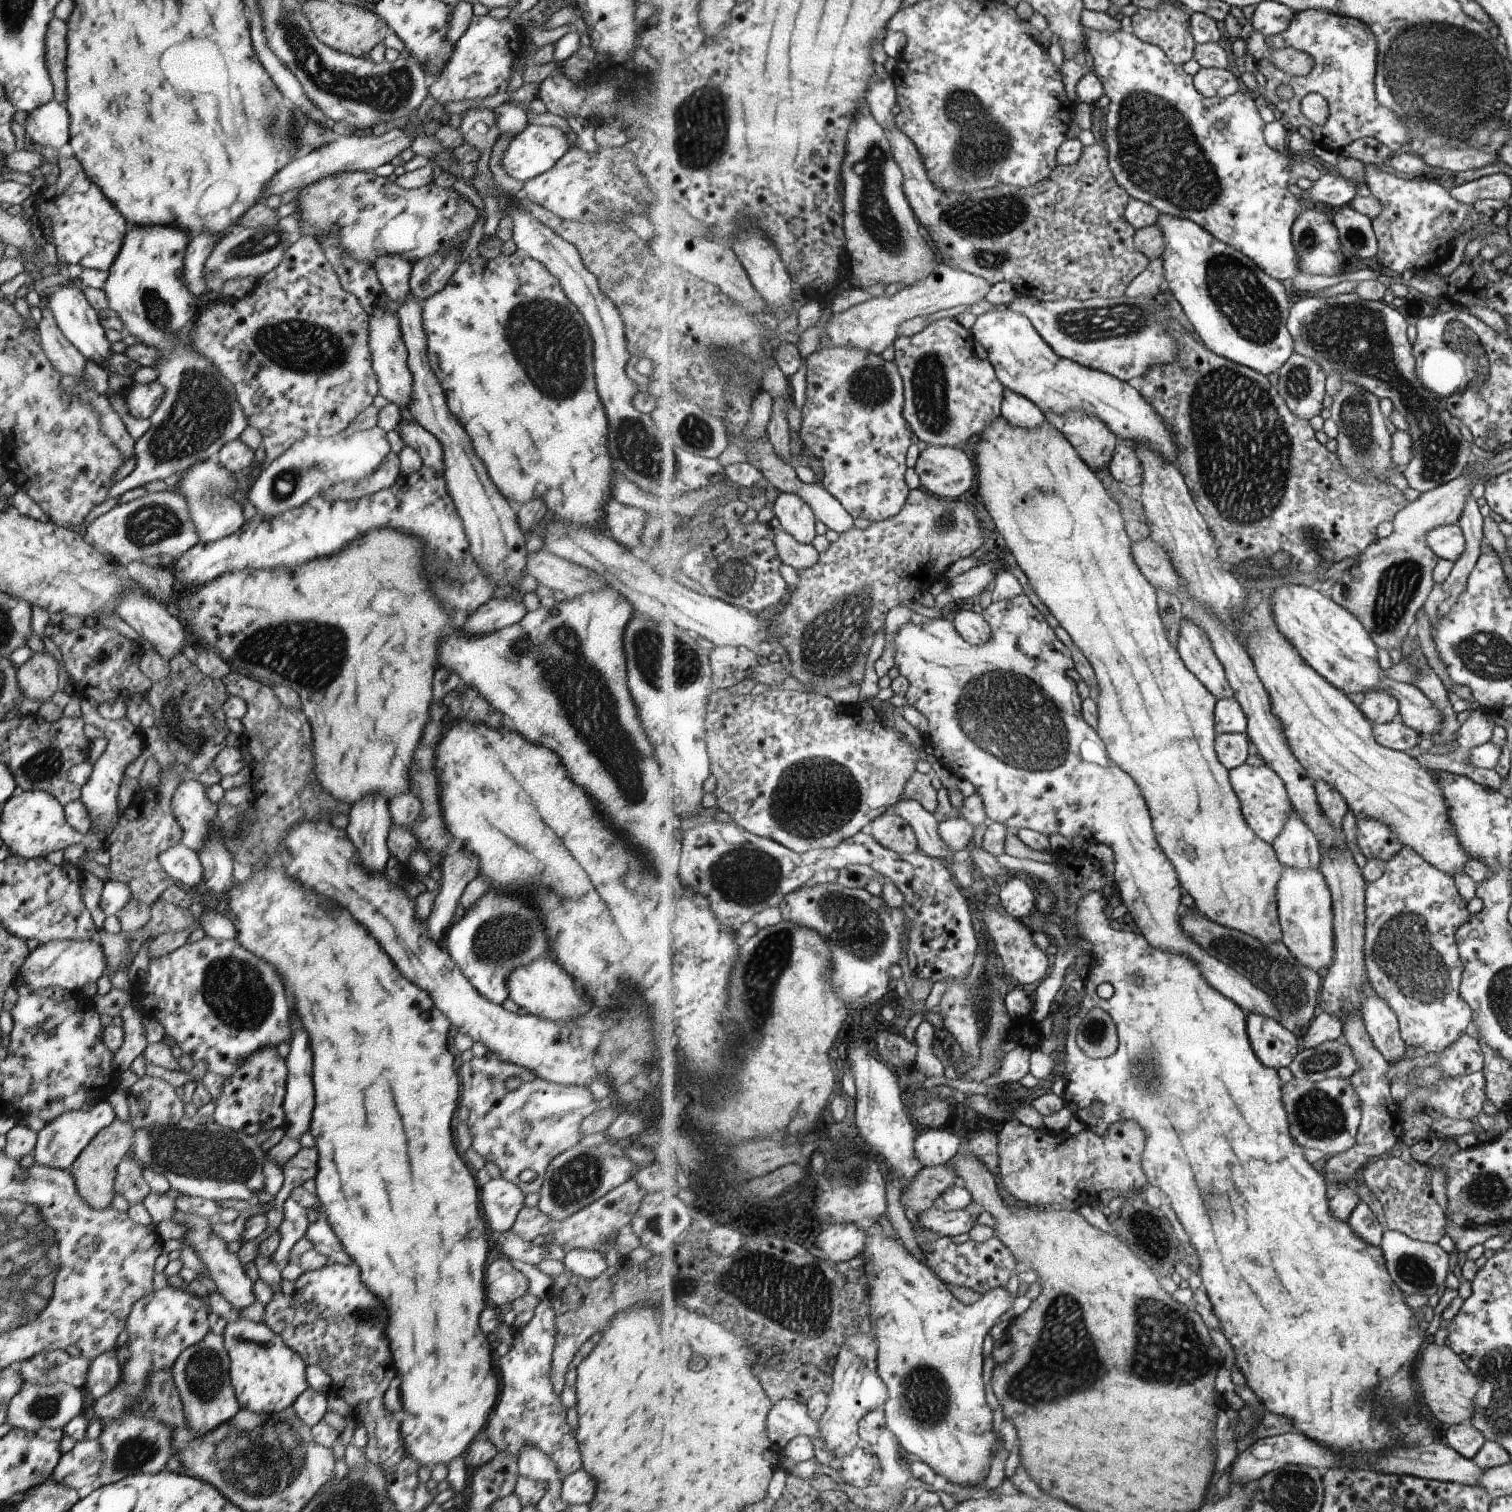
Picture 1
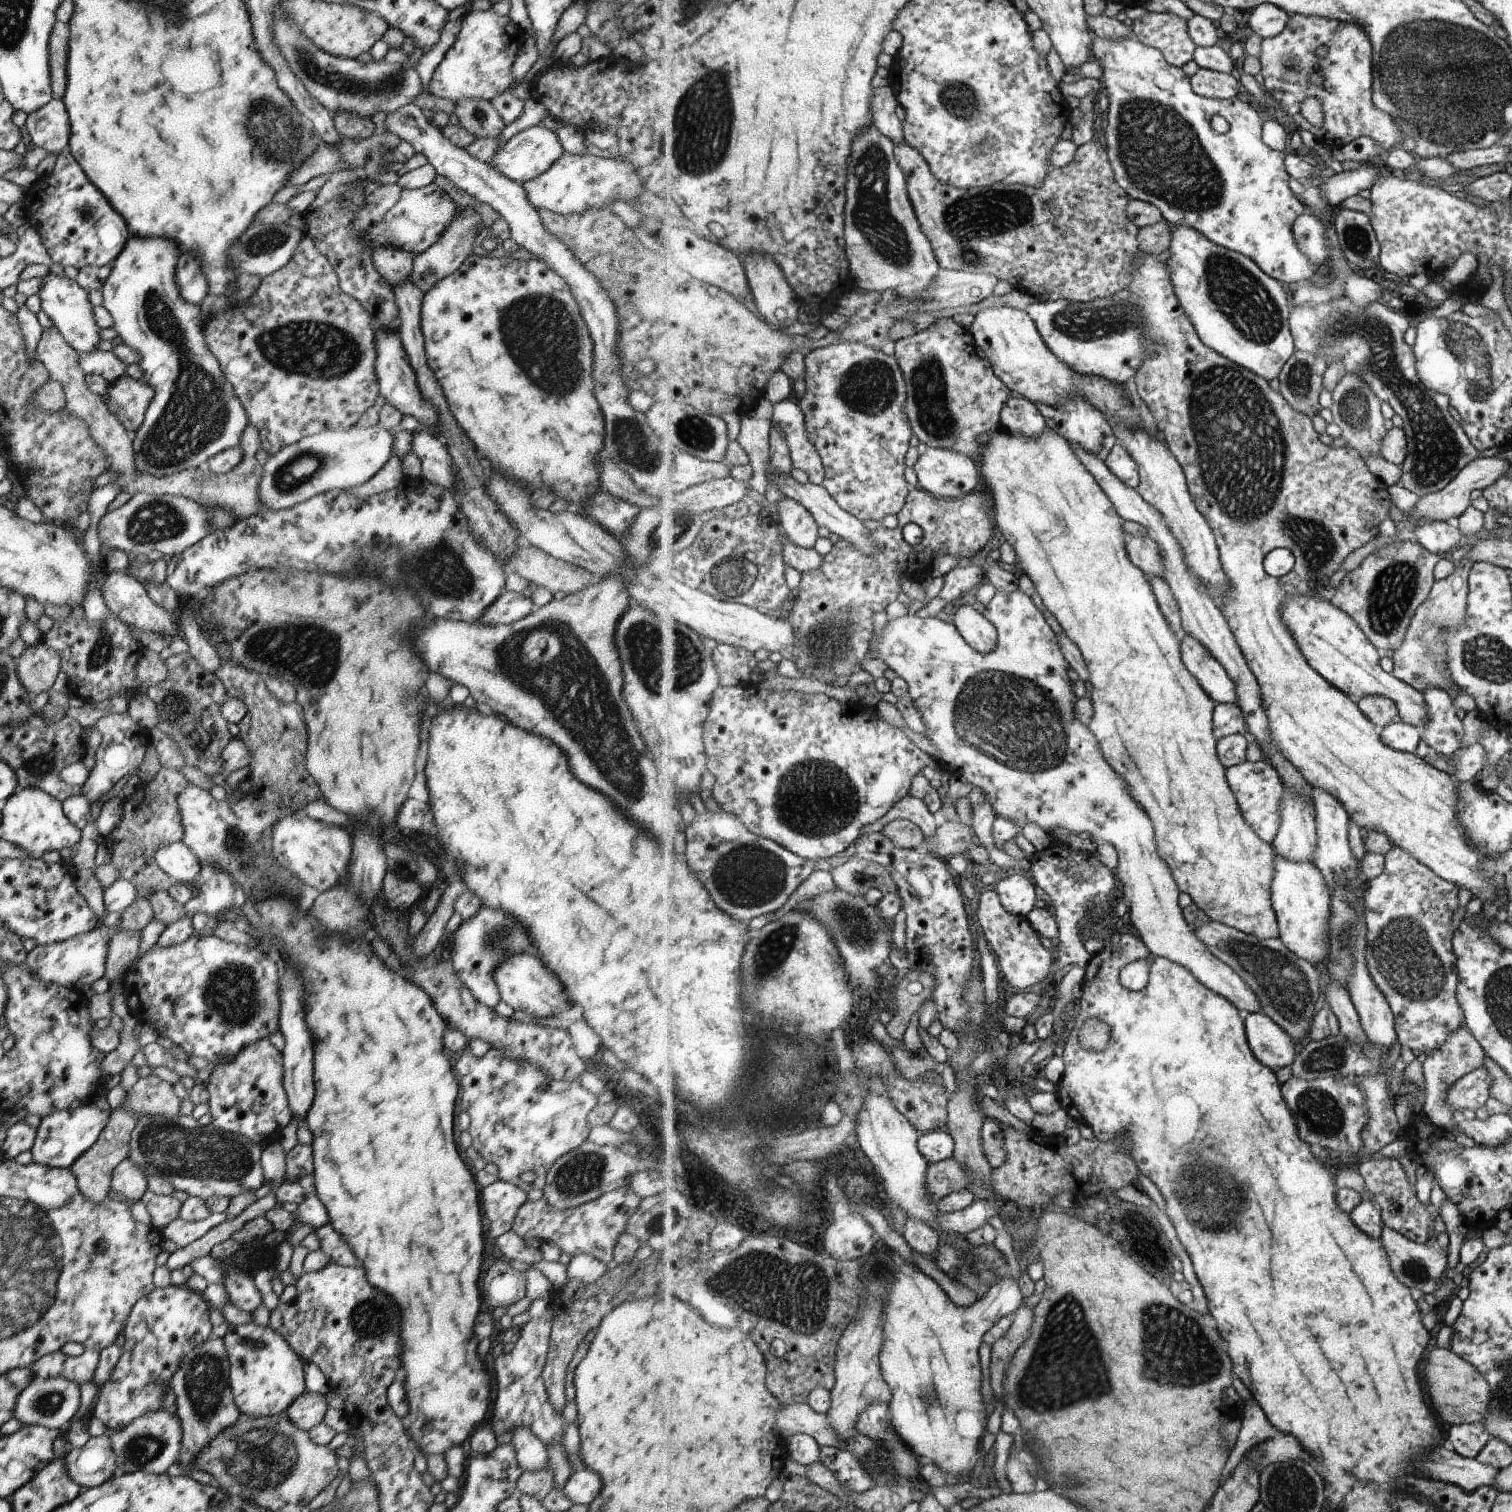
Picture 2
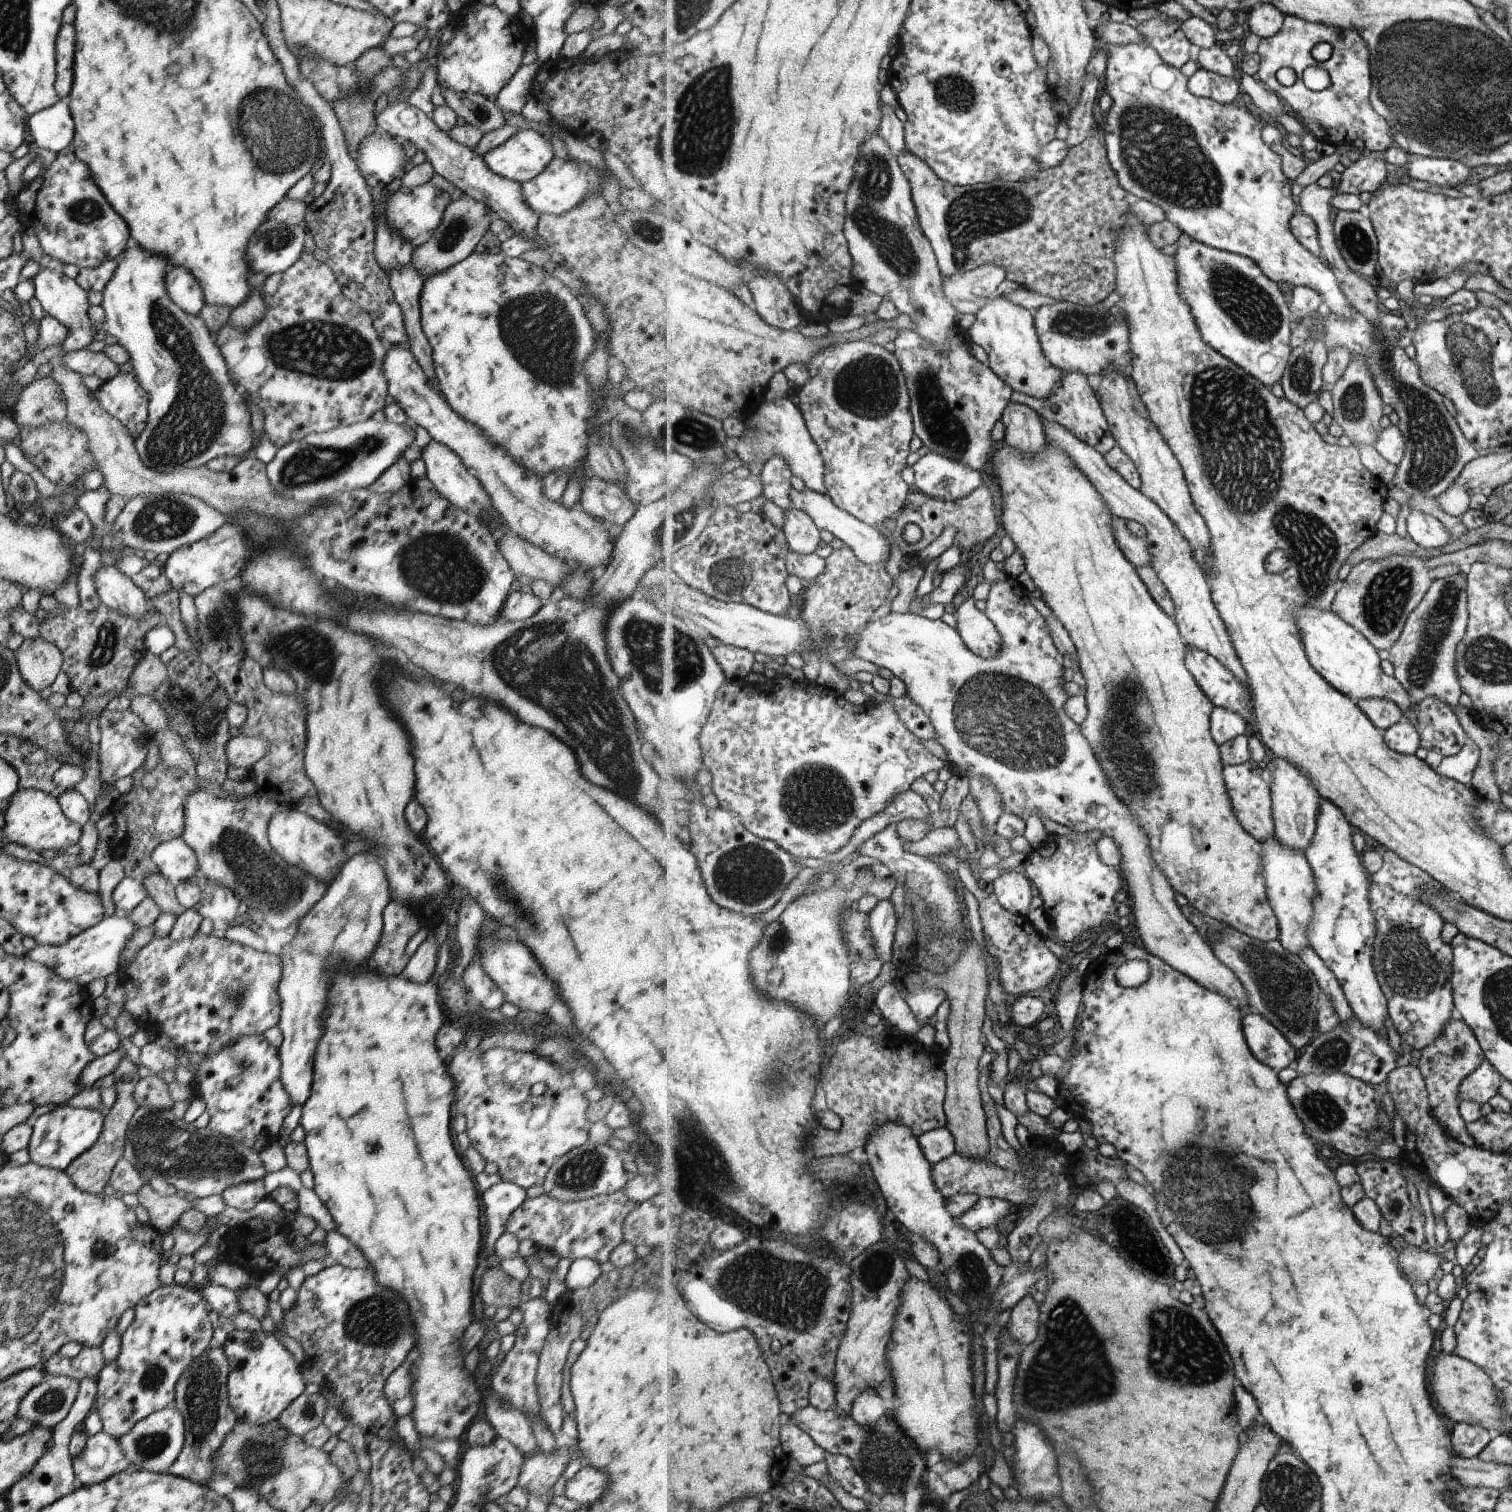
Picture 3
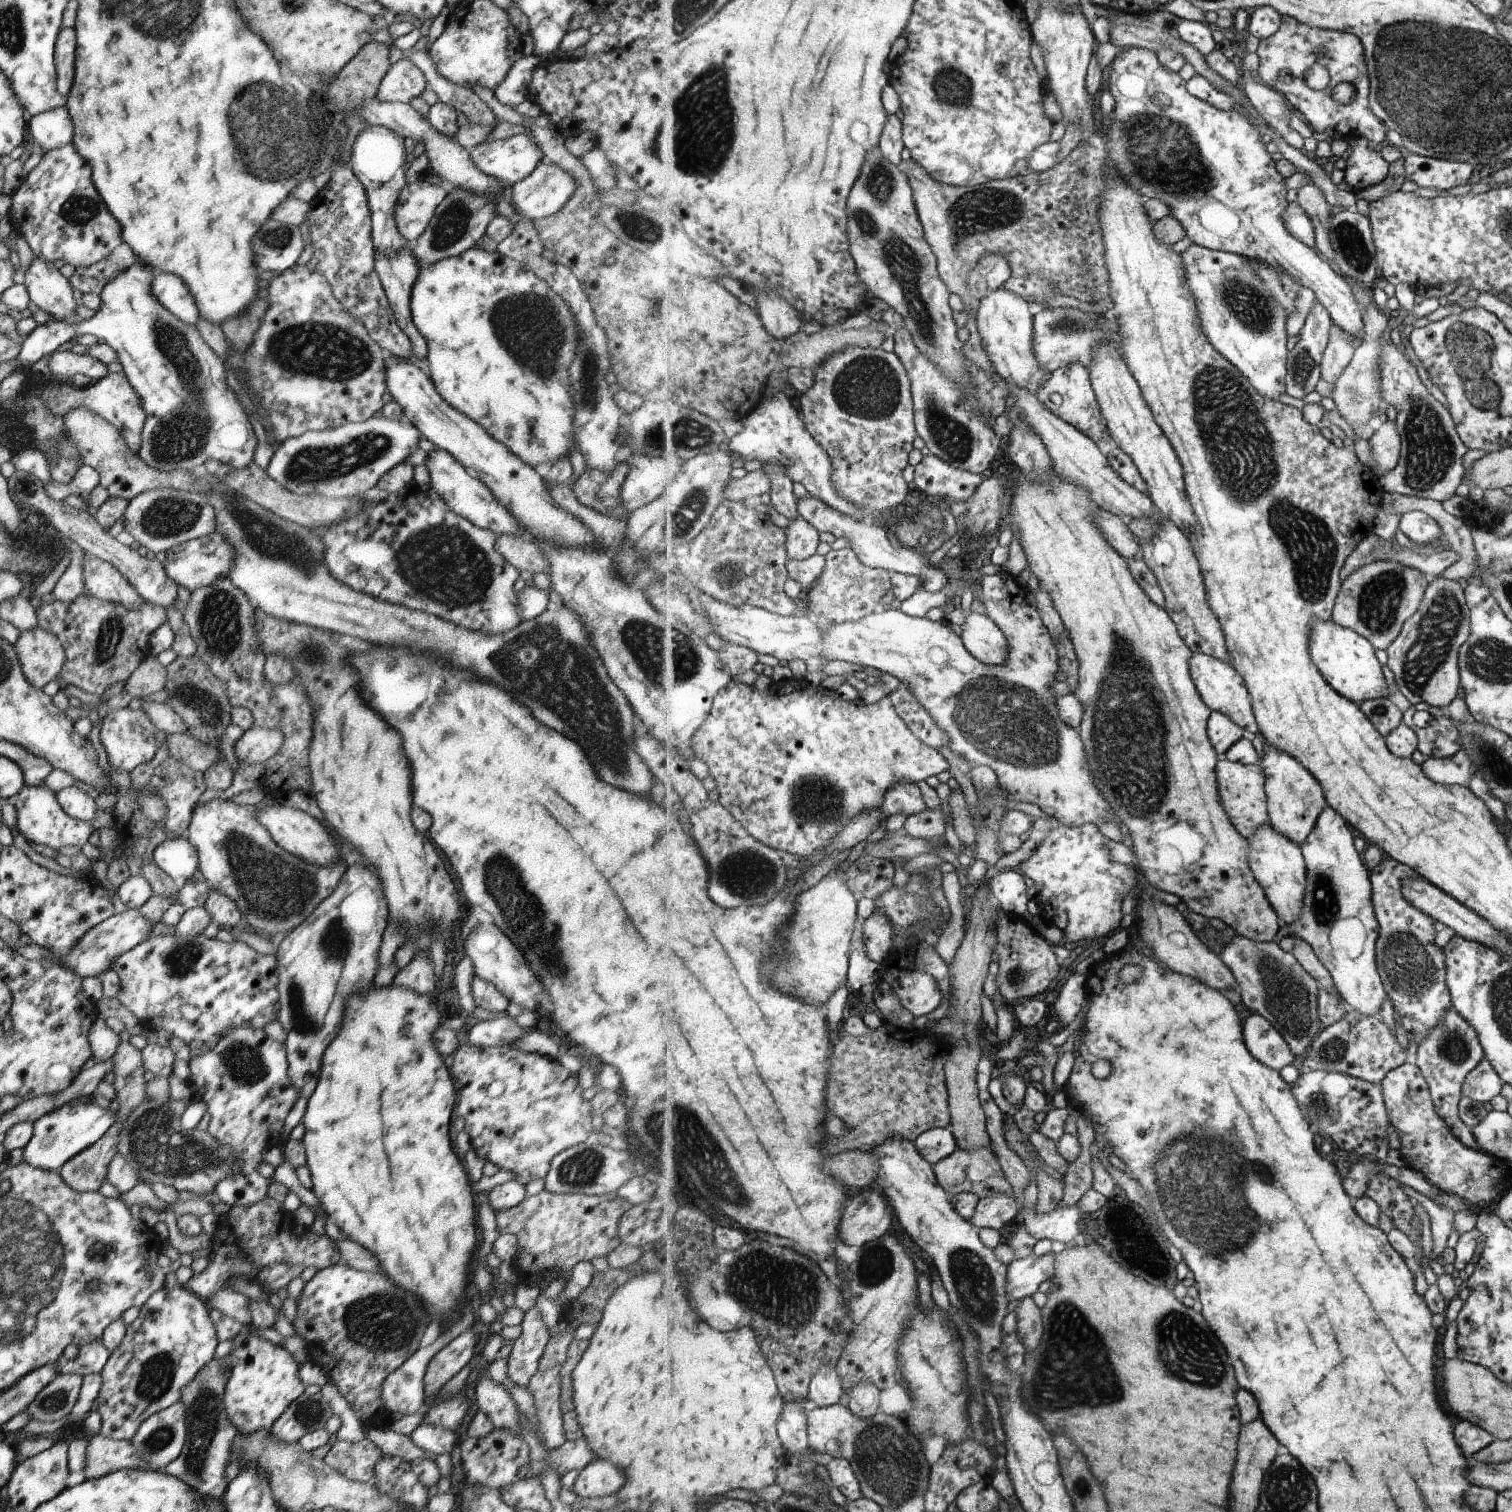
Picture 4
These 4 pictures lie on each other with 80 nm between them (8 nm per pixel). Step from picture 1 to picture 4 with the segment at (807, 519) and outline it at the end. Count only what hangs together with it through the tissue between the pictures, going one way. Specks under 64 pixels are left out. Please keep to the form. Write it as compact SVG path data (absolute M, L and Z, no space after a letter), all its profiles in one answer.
M803 517L789 520L786 531L788 560L805 560L817 552L819 531Z

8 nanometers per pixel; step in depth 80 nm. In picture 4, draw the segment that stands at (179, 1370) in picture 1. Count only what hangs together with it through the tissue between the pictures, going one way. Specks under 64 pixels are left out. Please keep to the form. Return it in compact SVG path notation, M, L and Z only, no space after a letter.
M213 1356L213 1359L208 1360L207 1364L199 1368L195 1376L180 1388L178 1400L185 1403L187 1436L179 1456L163 1470L194 1488L201 1496L211 1497L219 1502L227 1484L223 1481L223 1470L231 1460L229 1446L233 1436L238 1432L227 1418L224 1409L222 1396L225 1380L226 1375L222 1371L220 1362Z

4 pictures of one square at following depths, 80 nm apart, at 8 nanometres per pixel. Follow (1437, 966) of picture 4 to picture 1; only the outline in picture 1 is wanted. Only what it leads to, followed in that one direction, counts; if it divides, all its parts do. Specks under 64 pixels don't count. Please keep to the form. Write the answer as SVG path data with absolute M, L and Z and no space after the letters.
M1409 845L1386 863L1385 872L1378 881L1366 887L1364 952L1368 980L1398 1016L1400 1032L1409 1048L1416 1045L1426 1053L1442 1053L1465 1035L1469 1024L1474 1022L1473 1009L1460 993L1464 964L1456 939L1459 928L1473 918L1467 908L1469 902L1459 894L1452 874L1441 871Z

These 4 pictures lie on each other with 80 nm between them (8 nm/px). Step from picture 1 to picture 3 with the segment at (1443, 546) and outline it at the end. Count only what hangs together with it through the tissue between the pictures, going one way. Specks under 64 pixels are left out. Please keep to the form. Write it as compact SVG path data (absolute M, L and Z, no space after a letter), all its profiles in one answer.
M1413 511L1407 517L1407 537L1423 548L1443 548L1452 540L1447 525L1434 516Z

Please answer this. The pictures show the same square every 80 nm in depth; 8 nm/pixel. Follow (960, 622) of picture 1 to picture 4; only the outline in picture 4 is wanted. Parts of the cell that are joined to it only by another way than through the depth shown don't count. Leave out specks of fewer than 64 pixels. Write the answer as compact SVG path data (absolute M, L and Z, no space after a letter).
M964 587L960 608L965 611L965 622L961 625L963 642L967 650L988 665L1000 665L1006 661L1010 646L998 624L985 612L971 610L973 590Z

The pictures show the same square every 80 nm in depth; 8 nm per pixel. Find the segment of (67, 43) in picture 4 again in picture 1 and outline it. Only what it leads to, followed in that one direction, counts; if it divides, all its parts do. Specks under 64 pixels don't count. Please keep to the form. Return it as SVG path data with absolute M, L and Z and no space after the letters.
M53 17L48 22L44 36L44 65L52 84L52 100L62 105L64 105L67 98L64 67L66 53L65 32L67 32L66 21Z

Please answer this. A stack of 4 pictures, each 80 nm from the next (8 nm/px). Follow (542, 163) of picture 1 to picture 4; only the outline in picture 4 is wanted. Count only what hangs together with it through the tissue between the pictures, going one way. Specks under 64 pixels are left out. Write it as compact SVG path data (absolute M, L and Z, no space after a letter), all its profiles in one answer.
M529 132L489 143L485 141L469 154L484 175L494 176L507 188L527 178L539 163L545 162L540 144Z

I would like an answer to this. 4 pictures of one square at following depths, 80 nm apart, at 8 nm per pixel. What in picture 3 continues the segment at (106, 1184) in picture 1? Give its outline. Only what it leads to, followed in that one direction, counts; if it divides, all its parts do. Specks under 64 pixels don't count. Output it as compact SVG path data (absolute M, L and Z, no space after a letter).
M125 1055L119 1061L118 1067L109 1076L108 1083L116 1090L116 1099L104 1116L101 1132L98 1139L79 1156L76 1156L67 1166L65 1172L71 1178L72 1183L80 1190L94 1195L101 1195L105 1184L108 1184L110 1172L115 1163L122 1158L125 1144L125 1131L132 1119L135 1109L138 1107L132 1097L132 1090L139 1080L138 1066L127 1059Z

